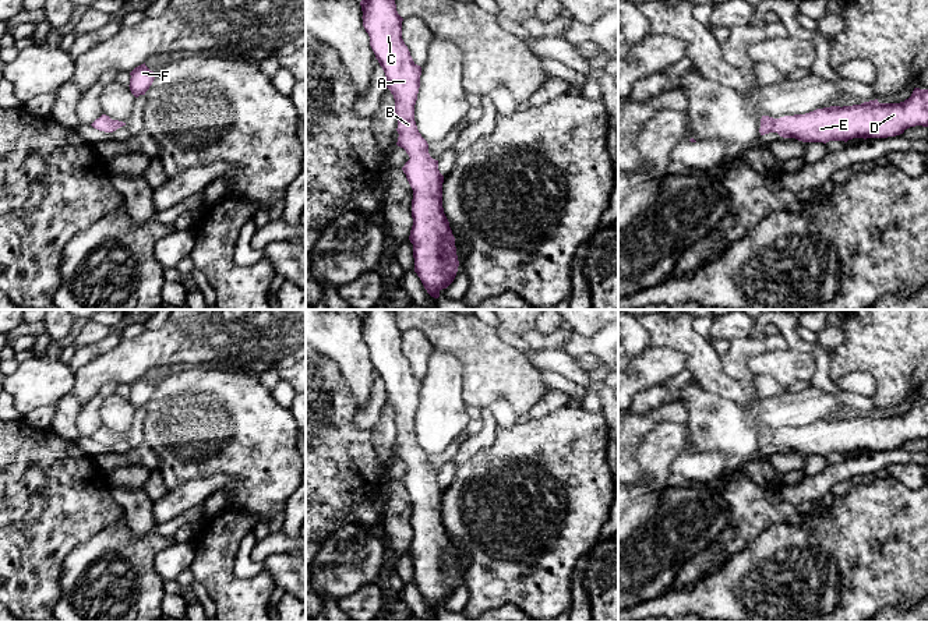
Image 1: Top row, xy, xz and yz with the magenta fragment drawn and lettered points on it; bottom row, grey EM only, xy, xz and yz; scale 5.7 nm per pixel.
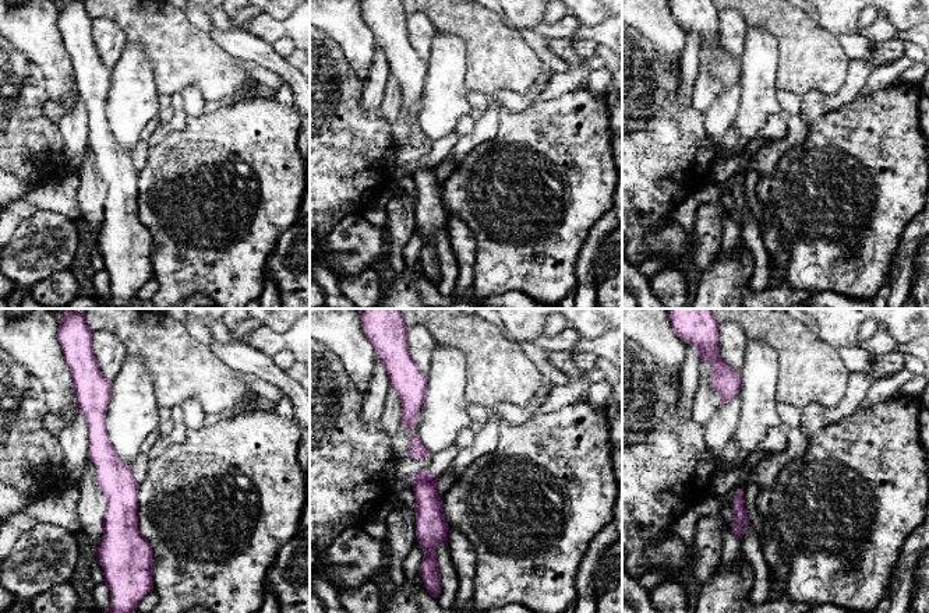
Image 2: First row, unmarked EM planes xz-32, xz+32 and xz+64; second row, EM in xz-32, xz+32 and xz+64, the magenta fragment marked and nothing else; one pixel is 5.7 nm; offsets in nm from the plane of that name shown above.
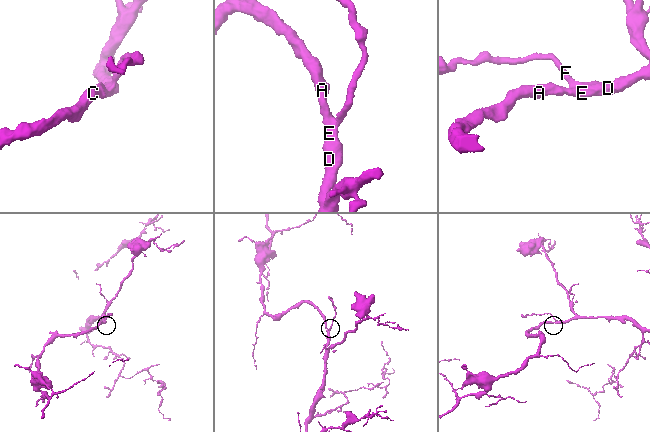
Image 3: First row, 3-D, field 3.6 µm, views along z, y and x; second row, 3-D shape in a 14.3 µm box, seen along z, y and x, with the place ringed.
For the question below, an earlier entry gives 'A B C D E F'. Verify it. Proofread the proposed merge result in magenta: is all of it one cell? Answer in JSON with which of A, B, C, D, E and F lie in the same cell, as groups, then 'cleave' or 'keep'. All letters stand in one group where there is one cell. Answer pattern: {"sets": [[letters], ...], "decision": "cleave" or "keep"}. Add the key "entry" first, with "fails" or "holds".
{"entry": "holds", "sets": [["A", "B", "C", "D", "E", "F"]], "decision": "keep"}

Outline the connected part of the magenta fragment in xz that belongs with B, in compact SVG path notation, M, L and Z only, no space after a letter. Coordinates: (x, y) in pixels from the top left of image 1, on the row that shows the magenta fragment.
M361 0L360 6L370 46L395 99L396 145L410 158L402 170L413 190L409 240L413 244L414 272L427 293L438 298L440 291L454 282L459 261L442 208L444 176L414 121L421 67L413 61L402 39L403 18L396 11L395 0Z

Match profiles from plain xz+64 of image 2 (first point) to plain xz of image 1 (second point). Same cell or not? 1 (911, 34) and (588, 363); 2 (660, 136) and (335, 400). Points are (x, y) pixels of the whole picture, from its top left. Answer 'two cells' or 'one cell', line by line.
1: two cells
2: one cell

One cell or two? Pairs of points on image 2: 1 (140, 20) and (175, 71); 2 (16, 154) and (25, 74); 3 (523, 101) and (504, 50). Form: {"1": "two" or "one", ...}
{"1": "one", "2": "one", "3": "two"}

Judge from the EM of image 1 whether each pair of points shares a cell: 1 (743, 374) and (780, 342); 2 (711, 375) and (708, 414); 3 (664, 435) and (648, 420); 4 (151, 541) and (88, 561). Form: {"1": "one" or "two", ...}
{"1": "one", "2": "two", "3": "two", "4": "one"}

